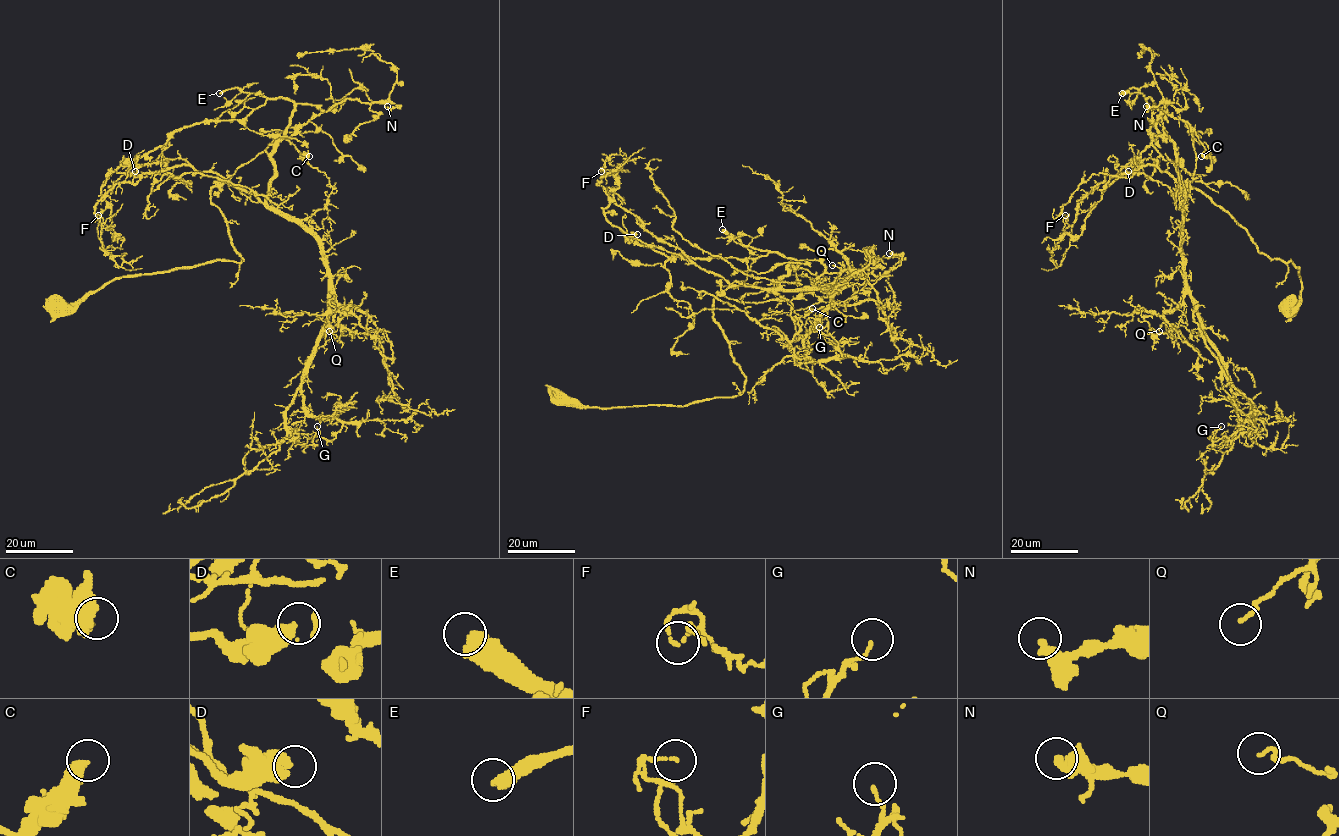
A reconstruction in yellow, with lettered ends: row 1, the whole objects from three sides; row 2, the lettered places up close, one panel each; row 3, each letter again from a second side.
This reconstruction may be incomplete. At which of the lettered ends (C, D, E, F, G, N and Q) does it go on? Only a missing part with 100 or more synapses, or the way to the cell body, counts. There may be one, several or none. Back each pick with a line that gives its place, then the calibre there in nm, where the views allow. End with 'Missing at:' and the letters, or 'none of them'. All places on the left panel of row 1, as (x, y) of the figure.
E: (219, 93) | 550 nm
Missing at: E

